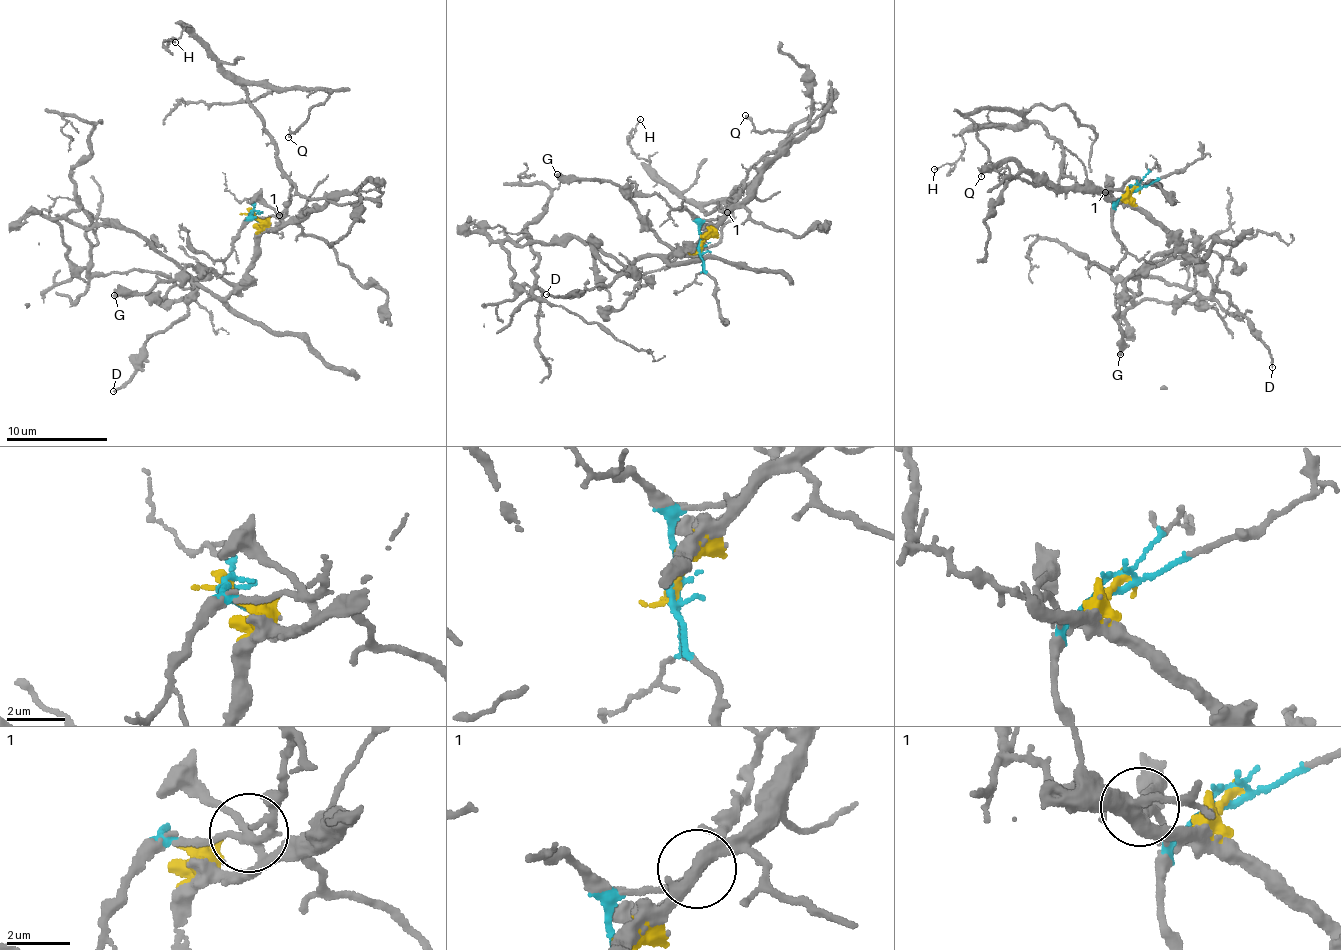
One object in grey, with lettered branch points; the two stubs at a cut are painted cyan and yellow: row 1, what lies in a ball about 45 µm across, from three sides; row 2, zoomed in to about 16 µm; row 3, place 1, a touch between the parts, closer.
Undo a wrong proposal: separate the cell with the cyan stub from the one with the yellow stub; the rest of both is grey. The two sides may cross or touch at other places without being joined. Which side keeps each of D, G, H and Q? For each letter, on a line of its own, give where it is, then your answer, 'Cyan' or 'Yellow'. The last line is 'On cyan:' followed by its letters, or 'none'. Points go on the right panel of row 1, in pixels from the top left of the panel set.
D: Place: (1272, 367). Yellow
G: Place: (1120, 354). Yellow
H: Place: (934, 169). Cyan
Q: Place: (981, 176). Cyan
On cyan: H, Q

